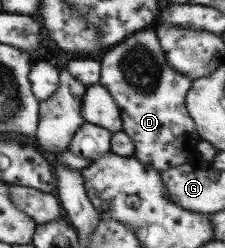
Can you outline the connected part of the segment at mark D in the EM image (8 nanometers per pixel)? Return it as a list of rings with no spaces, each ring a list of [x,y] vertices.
[[[153,27],[135,31],[111,46],[99,57],[99,64],[97,84],[107,89],[119,108],[121,131],[133,141],[133,156],[143,166],[159,172],[190,160],[190,145],[199,140],[184,106],[192,81],[167,64]]]

